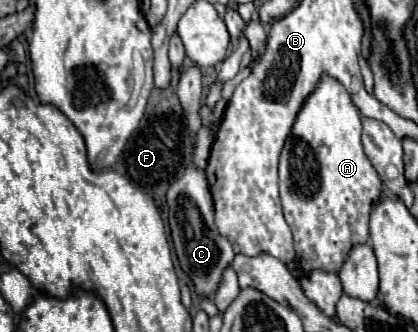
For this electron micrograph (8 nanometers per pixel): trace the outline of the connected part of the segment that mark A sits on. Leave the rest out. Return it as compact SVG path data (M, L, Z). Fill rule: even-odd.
M321 77L319 79L319 85L307 95L307 101L301 105L299 113L297 113L297 119L291 127L291 133L285 141L285 147L281 151L281 159L279 159L279 195L281 195L281 205L283 205L283 213L285 213L285 219L293 231L293 241L295 241L295 263L301 271L313 271L313 269L323 269L323 271L339 271L347 253L351 251L353 245L357 243L365 243L367 237L369 237L369 213L371 213L371 203L379 199L381 195L381 179L375 171L375 167L371 165L369 157L365 155L363 151L363 143L361 143L361 115L359 115L359 109L355 109L355 103L351 101L347 89L343 89L343 85L339 81L335 81L333 77Z

